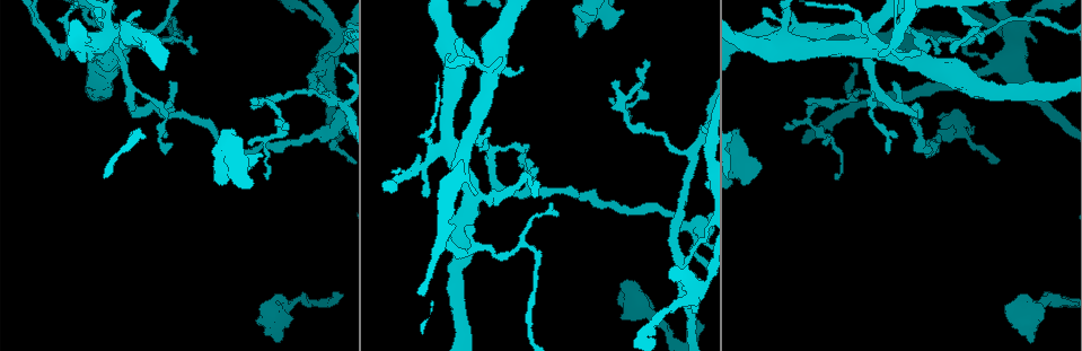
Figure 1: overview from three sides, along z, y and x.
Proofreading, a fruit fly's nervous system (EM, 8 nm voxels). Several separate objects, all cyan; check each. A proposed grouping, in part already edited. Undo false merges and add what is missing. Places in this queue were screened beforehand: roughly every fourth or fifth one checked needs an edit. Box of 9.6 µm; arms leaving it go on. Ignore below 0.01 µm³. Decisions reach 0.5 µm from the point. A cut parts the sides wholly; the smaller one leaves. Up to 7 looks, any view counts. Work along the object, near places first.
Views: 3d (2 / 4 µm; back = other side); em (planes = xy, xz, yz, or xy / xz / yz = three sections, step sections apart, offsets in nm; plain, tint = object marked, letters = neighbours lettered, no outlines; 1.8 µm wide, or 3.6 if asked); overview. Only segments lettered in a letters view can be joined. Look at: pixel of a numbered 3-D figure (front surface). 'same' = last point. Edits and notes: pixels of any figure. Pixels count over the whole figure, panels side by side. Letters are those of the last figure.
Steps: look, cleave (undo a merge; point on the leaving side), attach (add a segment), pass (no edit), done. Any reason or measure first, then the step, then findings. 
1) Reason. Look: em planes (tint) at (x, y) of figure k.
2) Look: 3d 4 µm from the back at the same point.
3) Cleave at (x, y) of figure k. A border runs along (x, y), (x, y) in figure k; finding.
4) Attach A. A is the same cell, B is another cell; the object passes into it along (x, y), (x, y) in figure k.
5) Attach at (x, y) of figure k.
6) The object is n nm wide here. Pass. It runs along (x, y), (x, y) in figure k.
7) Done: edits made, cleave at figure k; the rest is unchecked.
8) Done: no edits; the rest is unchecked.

Three-way junction. Look: 3d 4 µm at (801, 35) of figure 1.

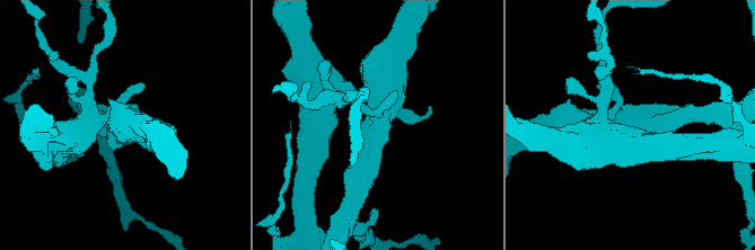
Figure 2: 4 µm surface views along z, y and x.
Now the EM. Look: em planes (letters) at (631, 125) of figure 2.

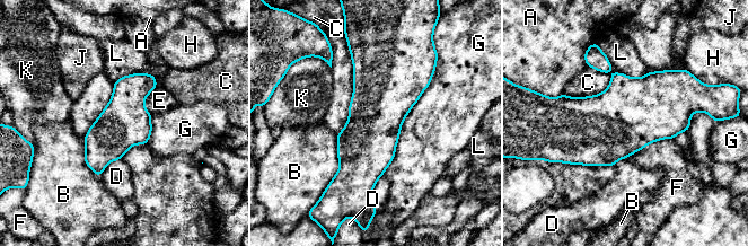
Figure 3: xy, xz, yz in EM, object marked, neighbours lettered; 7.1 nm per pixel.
Pass. A, B, C, D, E, F, G, H, J, K and L are other cells; one cell here.

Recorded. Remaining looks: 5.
Sudden change in width. Look: em xz step 16 (tint) at (582, 22) of figure 1.

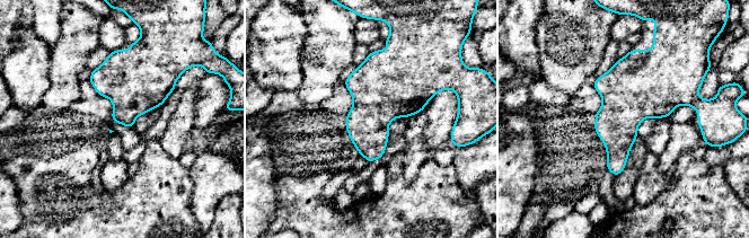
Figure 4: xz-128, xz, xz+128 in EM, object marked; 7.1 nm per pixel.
Look: em planes (letters) at the same point.

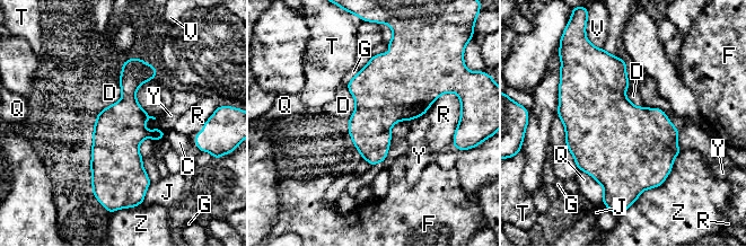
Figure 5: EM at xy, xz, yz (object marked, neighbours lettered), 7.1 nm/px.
Pass. C, D, F, G, J, Q, R, T, V, Y and Z are other cells; a border runs along (119, 80), (120, 99), (98, 114) in figure 5; continuous, no second cell.

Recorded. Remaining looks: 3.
Sudden change in width. Look: 3d 4 µm at (1034, 311) of figure 1.

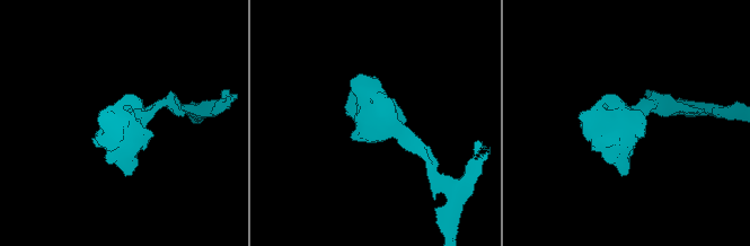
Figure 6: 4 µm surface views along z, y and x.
The arms are 160, 220 nm wide; need the tissue. Look: em 3.6 µm planes (letters) at (387, 128) of figure 6.

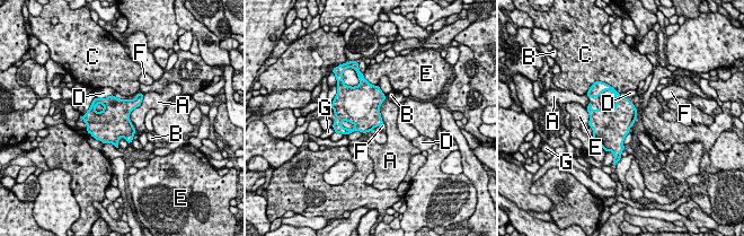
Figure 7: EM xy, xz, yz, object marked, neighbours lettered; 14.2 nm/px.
The object is 460 nm wide here. Pass. A, B, C, D, E, F and G are other cells; a border runs along (143, 94), (130, 113), (134, 132) in figure 7; continuous, no second cell.

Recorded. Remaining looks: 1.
Done: no edits; the rest is unchecked.

